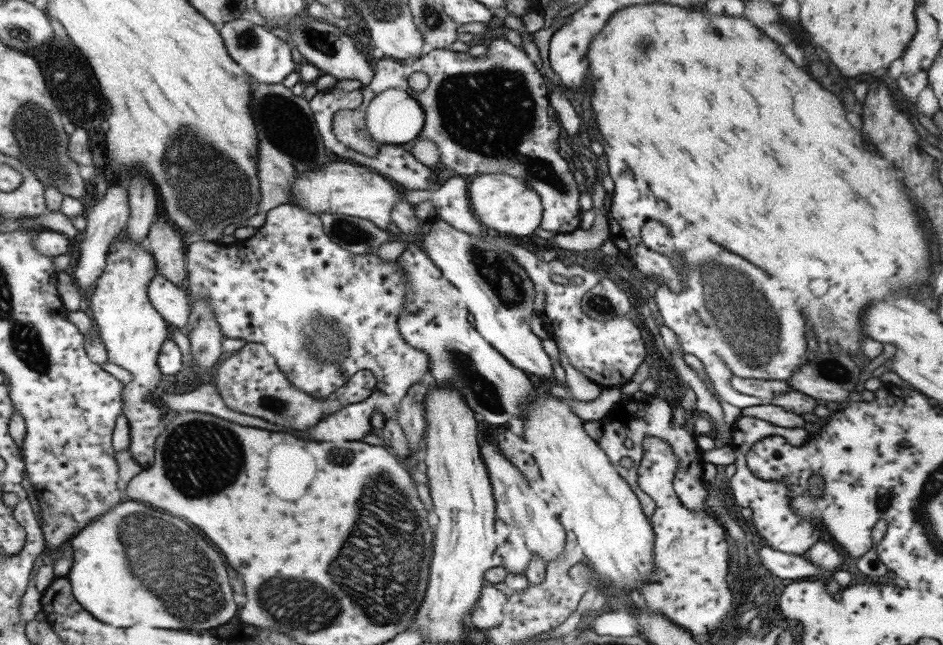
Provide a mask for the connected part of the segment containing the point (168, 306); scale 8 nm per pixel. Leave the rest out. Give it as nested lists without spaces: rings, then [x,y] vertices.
[[[156,274],[148,284],[147,295],[152,307],[170,326],[185,331],[185,326],[190,321],[190,312],[192,312],[186,284],[176,286],[164,276]]]

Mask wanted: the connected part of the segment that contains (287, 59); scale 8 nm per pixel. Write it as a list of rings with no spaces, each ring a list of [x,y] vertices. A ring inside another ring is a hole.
[[[244,19],[224,23],[219,35],[225,42],[229,55],[251,76],[251,79],[262,84],[280,84],[288,74],[298,70],[294,63],[290,45],[271,31],[260,25],[254,25]]]

